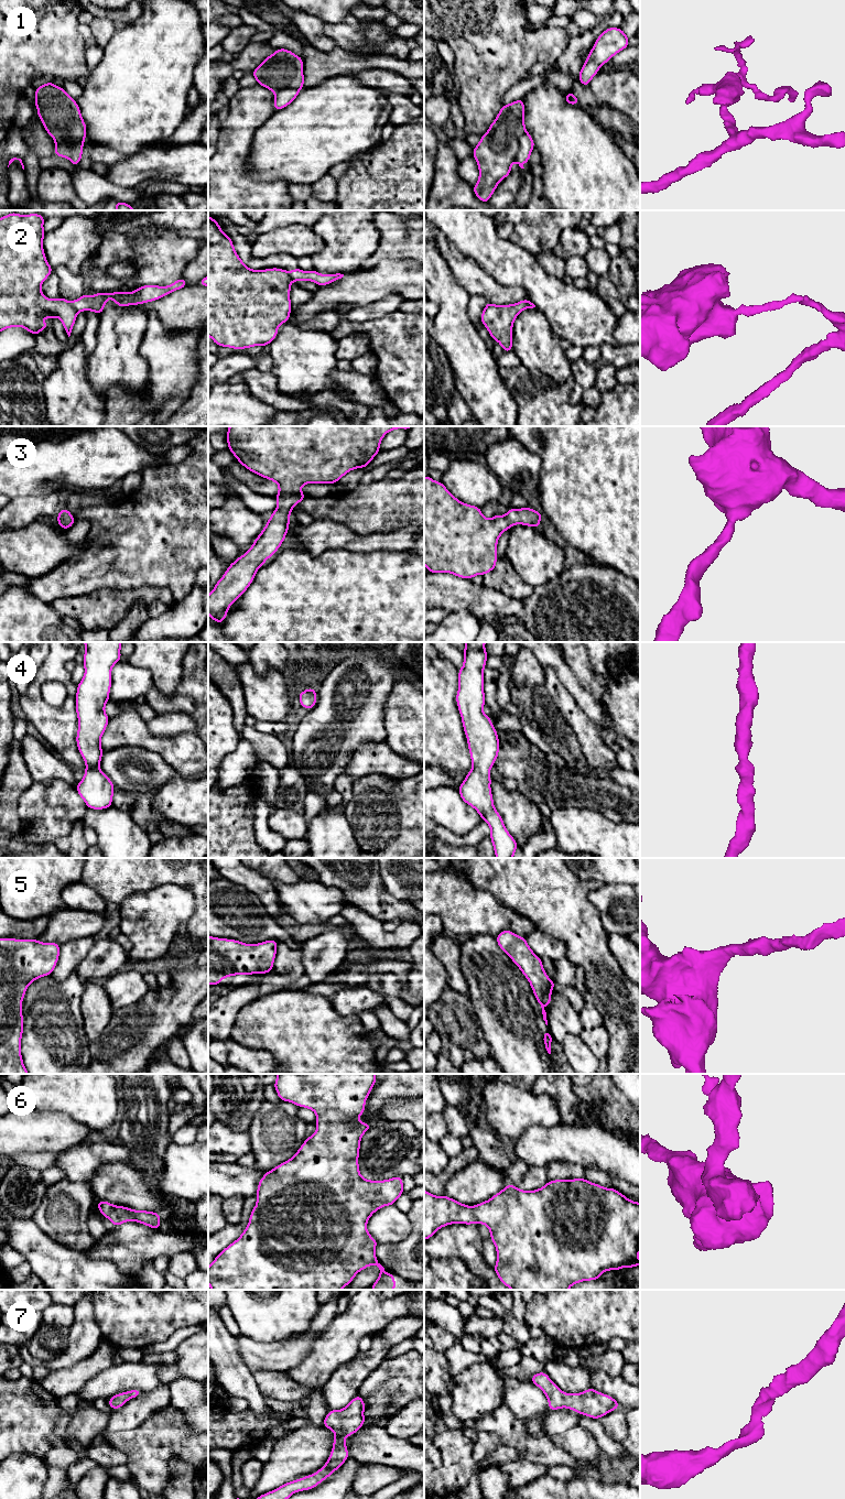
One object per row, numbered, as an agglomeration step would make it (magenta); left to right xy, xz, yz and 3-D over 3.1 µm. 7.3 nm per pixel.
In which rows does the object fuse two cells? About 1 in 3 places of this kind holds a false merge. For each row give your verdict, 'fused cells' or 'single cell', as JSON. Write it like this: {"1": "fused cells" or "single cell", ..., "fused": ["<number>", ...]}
{"1": "fused cells", "2": "fused cells", "3": "single cell", "4": "single cell", "5": "single cell", "6": "single cell", "7": "single cell", "fused": ["1", "2"]}

